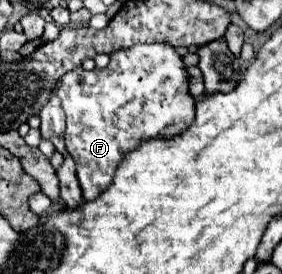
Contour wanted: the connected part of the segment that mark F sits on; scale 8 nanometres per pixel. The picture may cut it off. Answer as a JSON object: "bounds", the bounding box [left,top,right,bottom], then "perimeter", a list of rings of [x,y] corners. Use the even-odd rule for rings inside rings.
{"bounds":[57,43,195,201],"perimeter":[[[151,43],[151,45],[133,45],[111,53],[111,63],[105,69],[87,71],[83,67],[65,73],[57,95],[63,103],[67,115],[65,143],[67,151],[75,159],[79,185],[83,189],[85,201],[95,201],[105,189],[109,189],[113,175],[127,153],[137,149],[141,141],[149,139],[173,139],[195,121],[195,99],[189,93],[187,65],[171,43]]]}

